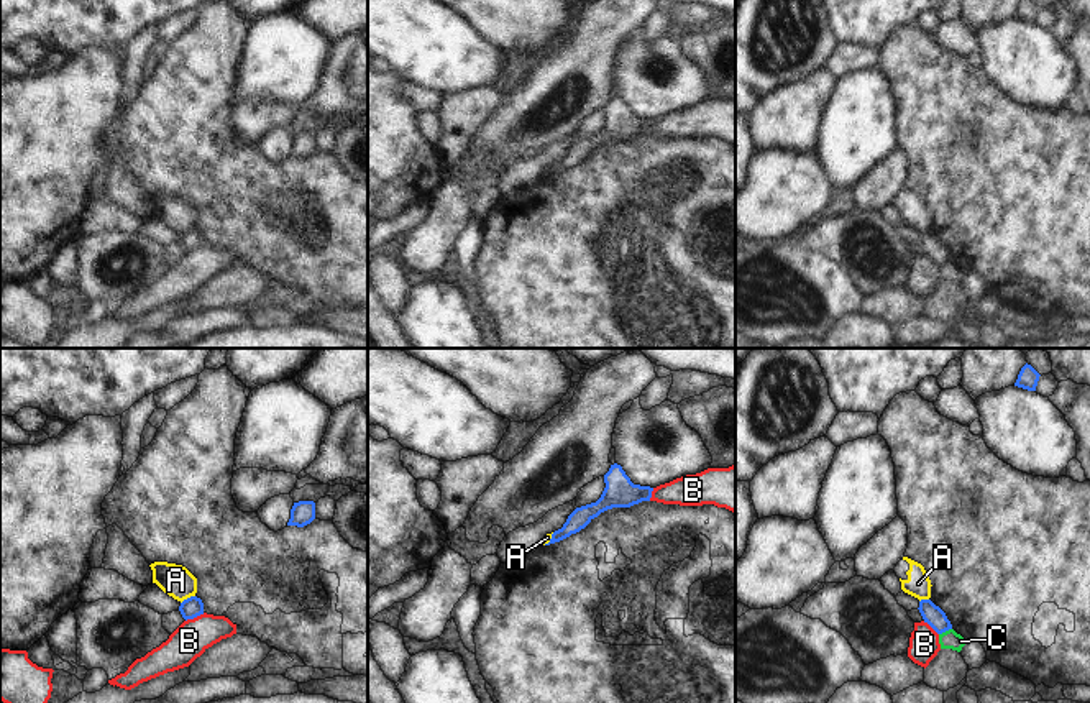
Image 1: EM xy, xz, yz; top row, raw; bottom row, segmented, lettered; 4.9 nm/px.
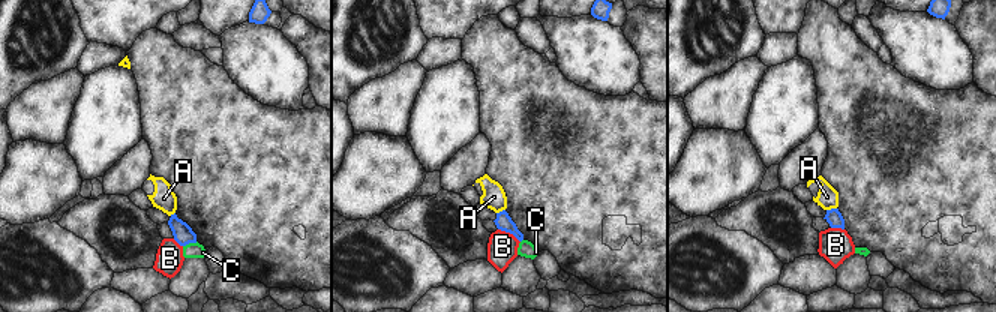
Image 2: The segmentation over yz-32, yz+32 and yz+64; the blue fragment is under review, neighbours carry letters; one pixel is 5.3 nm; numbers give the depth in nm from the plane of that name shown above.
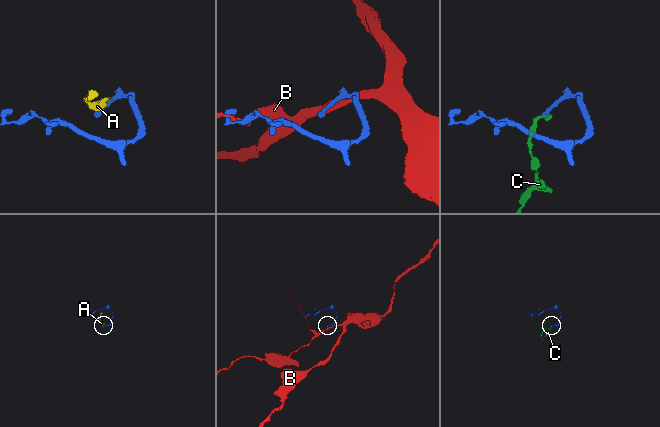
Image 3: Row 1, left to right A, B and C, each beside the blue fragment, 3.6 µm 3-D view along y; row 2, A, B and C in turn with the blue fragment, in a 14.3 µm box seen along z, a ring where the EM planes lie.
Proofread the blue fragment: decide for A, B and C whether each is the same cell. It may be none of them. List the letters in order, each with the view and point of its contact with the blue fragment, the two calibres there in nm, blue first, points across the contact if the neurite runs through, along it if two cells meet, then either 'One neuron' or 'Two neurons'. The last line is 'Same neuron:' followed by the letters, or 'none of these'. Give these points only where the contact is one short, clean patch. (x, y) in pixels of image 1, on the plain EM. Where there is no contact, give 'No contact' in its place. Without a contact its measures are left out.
A: Touches blue at xy (187, 230). Thickness 100 nm (blue) against 160 nm. Boundary: xy (194, 227), (181, 235). Two neurons
B: Touches blue at xy (194, 248). Thickness 100 nm (blue) against 180 nm. Two neurons
C: Touches blue at yz (944, 263). Thickness 100 nm (blue) against 90 nm. Boundary: yz (951, 260), (939, 266). Two neurons
Same neuron: none of these.

